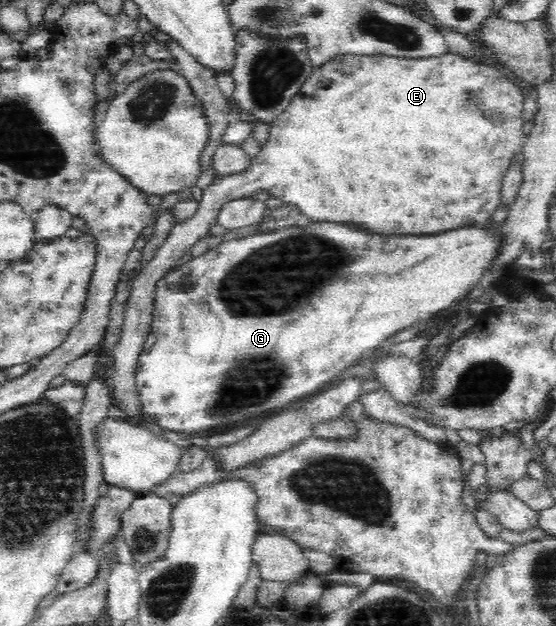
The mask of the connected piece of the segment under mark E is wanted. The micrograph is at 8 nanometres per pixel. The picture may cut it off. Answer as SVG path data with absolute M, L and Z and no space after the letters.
M452 52L432 58L408 59L399 57L388 57L387 55L362 55L362 54L336 54L323 64L315 67L306 81L301 85L298 93L292 96L286 111L277 115L270 124L270 133L264 146L251 162L246 171L238 172L235 175L228 175L218 178L214 183L210 183L204 189L204 195L200 199L198 211L182 222L178 222L170 231L168 239L150 261L143 265L137 278L133 279L129 296L126 300L126 311L124 311L124 321L122 321L121 332L118 343L112 351L112 362L110 363L111 387L113 387L113 403L120 409L126 417L126 421L134 425L144 426L146 423L146 412L142 409L142 401L136 385L136 371L139 355L142 353L143 345L150 334L152 323L152 308L154 296L158 282L170 271L170 267L176 265L182 256L187 254L190 249L203 237L210 236L211 228L217 225L222 207L229 202L260 197L274 197L282 199L284 203L296 205L300 215L308 220L308 223L328 222L328 223L348 223L360 231L366 233L376 233L376 235L436 235L442 234L442 231L462 230L462 227L483 229L487 224L488 218L495 213L500 206L500 189L506 172L511 165L511 159L514 154L521 151L527 135L522 130L522 104L525 95L518 82L512 82L504 70L497 69L494 65L484 62L476 62L472 58L466 58L460 54Z

